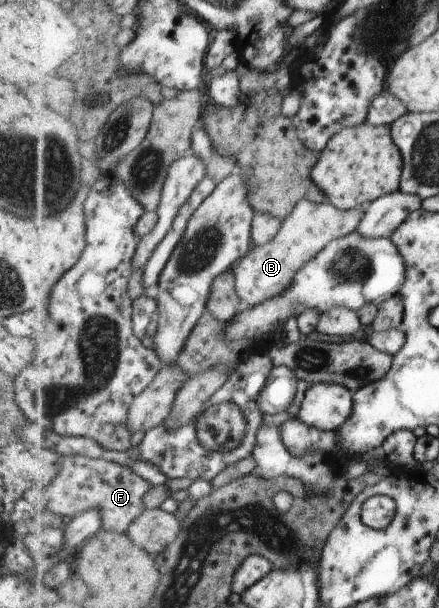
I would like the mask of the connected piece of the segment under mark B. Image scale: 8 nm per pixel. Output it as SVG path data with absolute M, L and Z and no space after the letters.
M299 201L291 215L283 219L282 228L275 239L262 246L253 246L245 257L233 265L236 290L243 306L252 308L287 291L295 283L297 273L305 264L313 260L333 240L357 231L365 215L366 207L340 210L330 201Z

